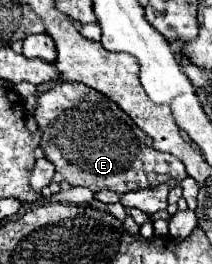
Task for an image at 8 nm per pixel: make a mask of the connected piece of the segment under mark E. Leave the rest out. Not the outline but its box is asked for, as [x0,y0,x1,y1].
[33,82,187,194]

